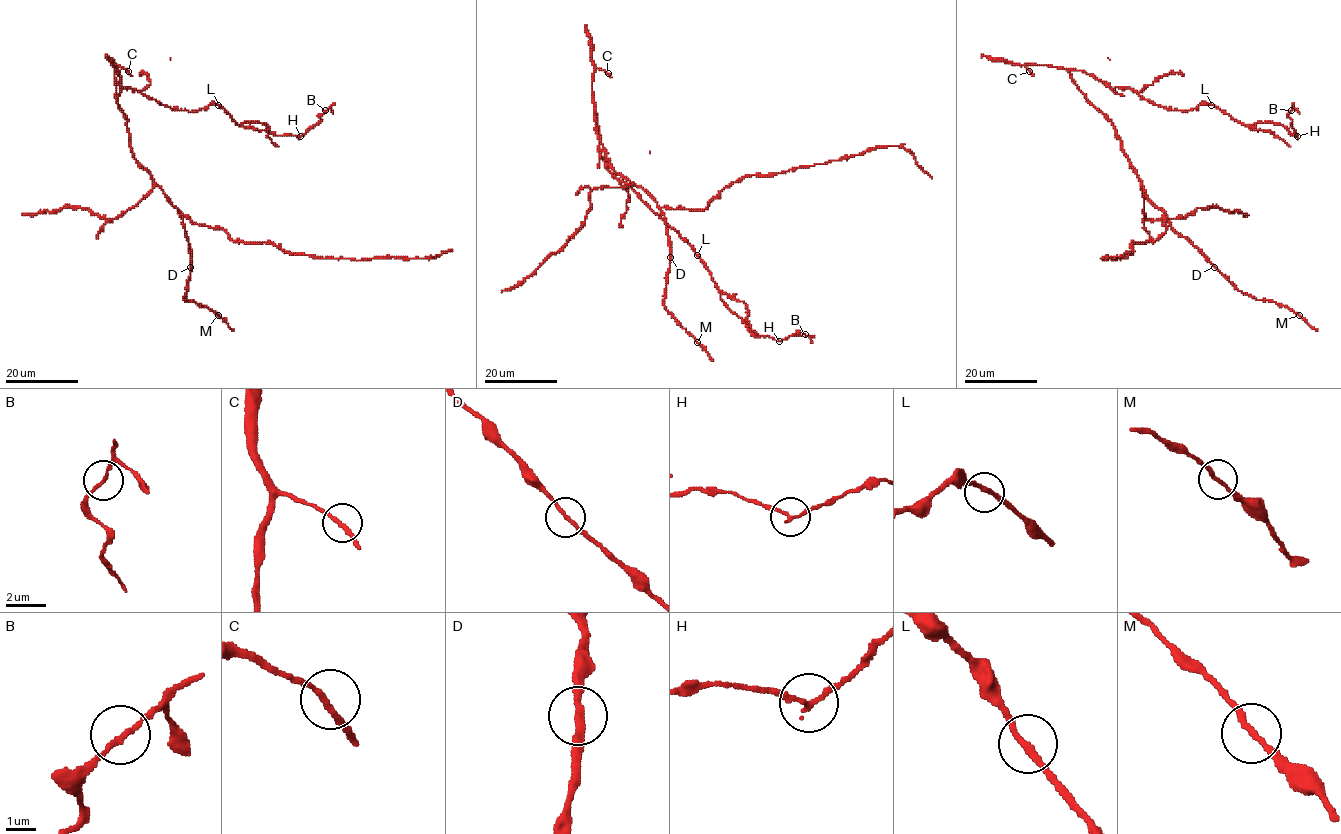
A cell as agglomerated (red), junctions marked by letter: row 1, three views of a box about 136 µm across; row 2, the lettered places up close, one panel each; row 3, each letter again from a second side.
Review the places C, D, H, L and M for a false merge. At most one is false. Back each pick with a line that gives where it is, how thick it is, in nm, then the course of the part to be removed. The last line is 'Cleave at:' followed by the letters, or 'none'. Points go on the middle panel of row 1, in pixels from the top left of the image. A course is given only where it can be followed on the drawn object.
H: (779, 341) | 160 nm | (779, 340), (802, 331), (813, 342)
Cleave at: H

